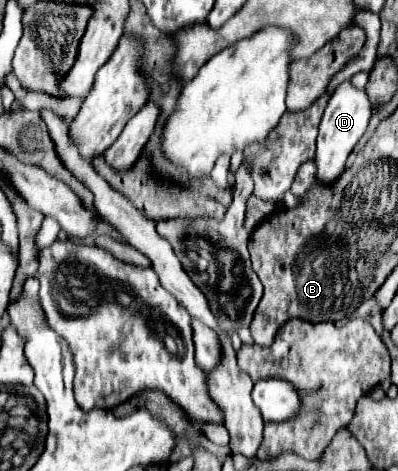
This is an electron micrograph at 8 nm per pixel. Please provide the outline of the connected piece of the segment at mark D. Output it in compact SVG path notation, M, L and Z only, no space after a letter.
M343 82L333 96L329 98L329 104L323 112L321 124L319 124L319 136L317 136L317 152L315 152L315 166L317 166L317 180L327 184L341 176L345 170L345 160L359 142L359 138L365 134L367 124L371 118L371 104L365 94L365 90L357 90L349 82Z

